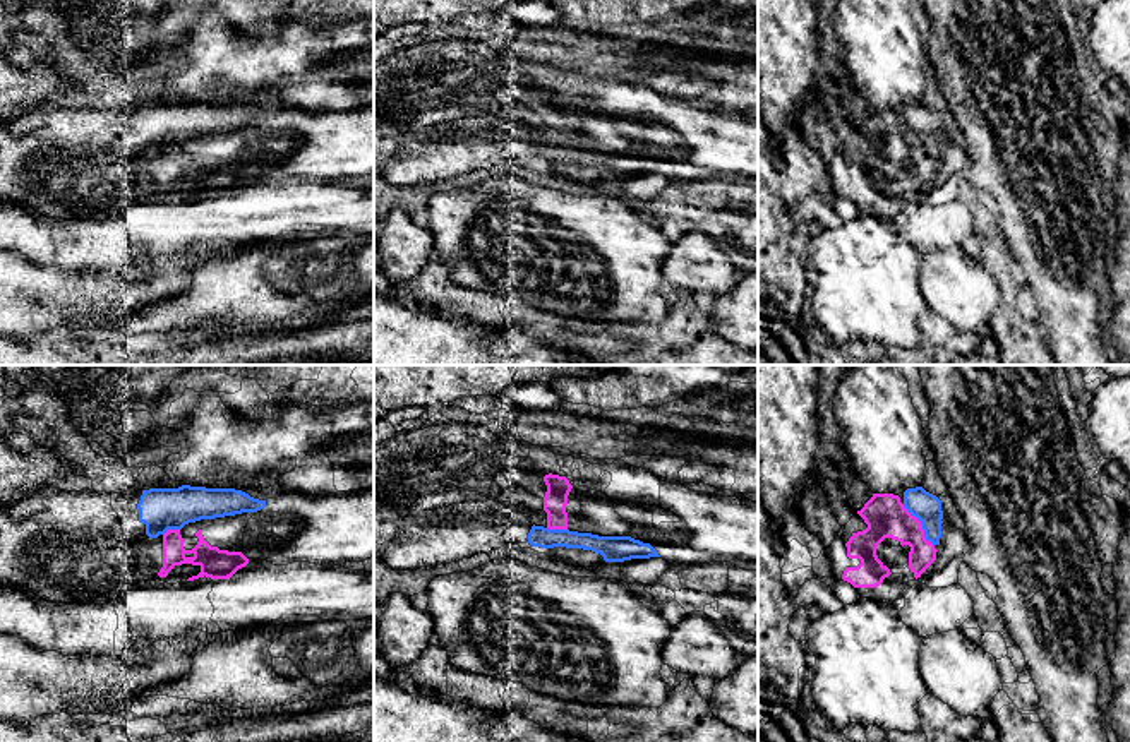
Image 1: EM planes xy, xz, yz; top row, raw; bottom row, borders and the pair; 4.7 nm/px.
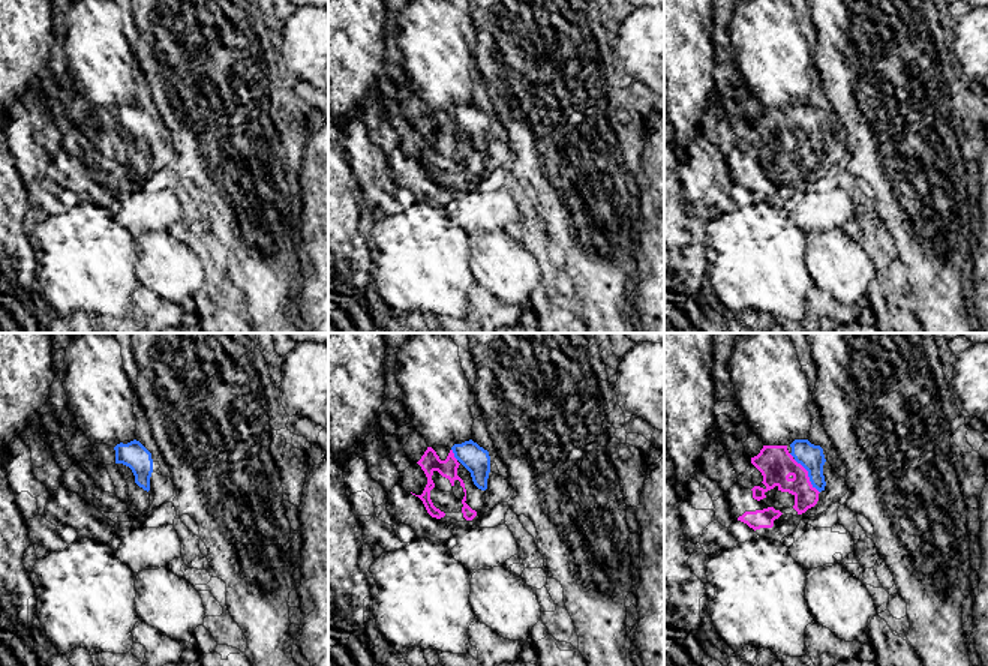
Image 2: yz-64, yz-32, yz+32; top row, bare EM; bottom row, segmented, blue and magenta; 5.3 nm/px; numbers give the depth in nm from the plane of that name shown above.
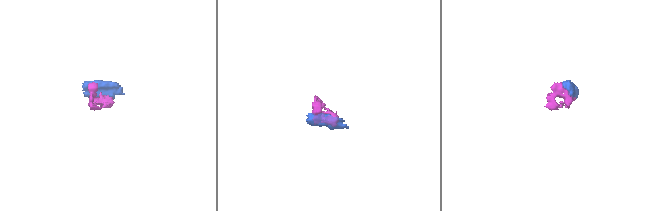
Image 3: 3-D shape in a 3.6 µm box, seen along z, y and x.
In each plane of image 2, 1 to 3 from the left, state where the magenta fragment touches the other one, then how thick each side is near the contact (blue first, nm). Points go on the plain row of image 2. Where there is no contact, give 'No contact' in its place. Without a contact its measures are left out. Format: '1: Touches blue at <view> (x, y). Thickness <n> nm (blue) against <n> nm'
1: No contact
2: Touches blue at yz-32 (455, 119). Thickness 150 nm (blue) against 110 nm
3: Touches blue at yz+32 (808, 140). Thickness 140 nm (blue) against 190 nm

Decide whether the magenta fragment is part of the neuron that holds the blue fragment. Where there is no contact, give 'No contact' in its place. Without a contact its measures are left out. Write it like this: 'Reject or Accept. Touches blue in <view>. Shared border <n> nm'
Accept. Touches blue in yz. Shared border 240 nm

